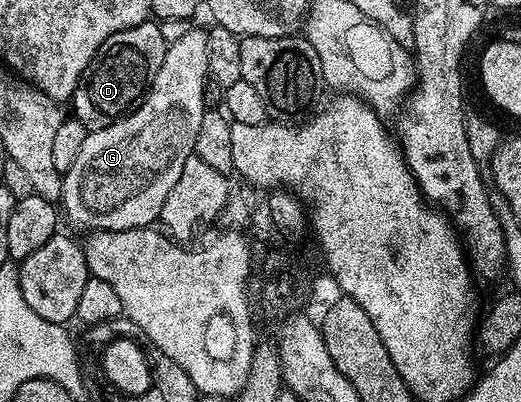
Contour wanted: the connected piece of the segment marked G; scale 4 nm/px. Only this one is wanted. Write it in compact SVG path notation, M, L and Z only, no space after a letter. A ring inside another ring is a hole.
M185 30L177 39L168 43L163 64L149 85L144 98L118 122L107 128L90 130L75 164L61 179L60 209L69 217L73 226L84 232L94 230L130 230L140 226L152 227L161 217L163 200L175 188L183 164L195 154L195 140L199 136L199 124L203 124L205 84L210 77L208 66L208 33L201 30Z

